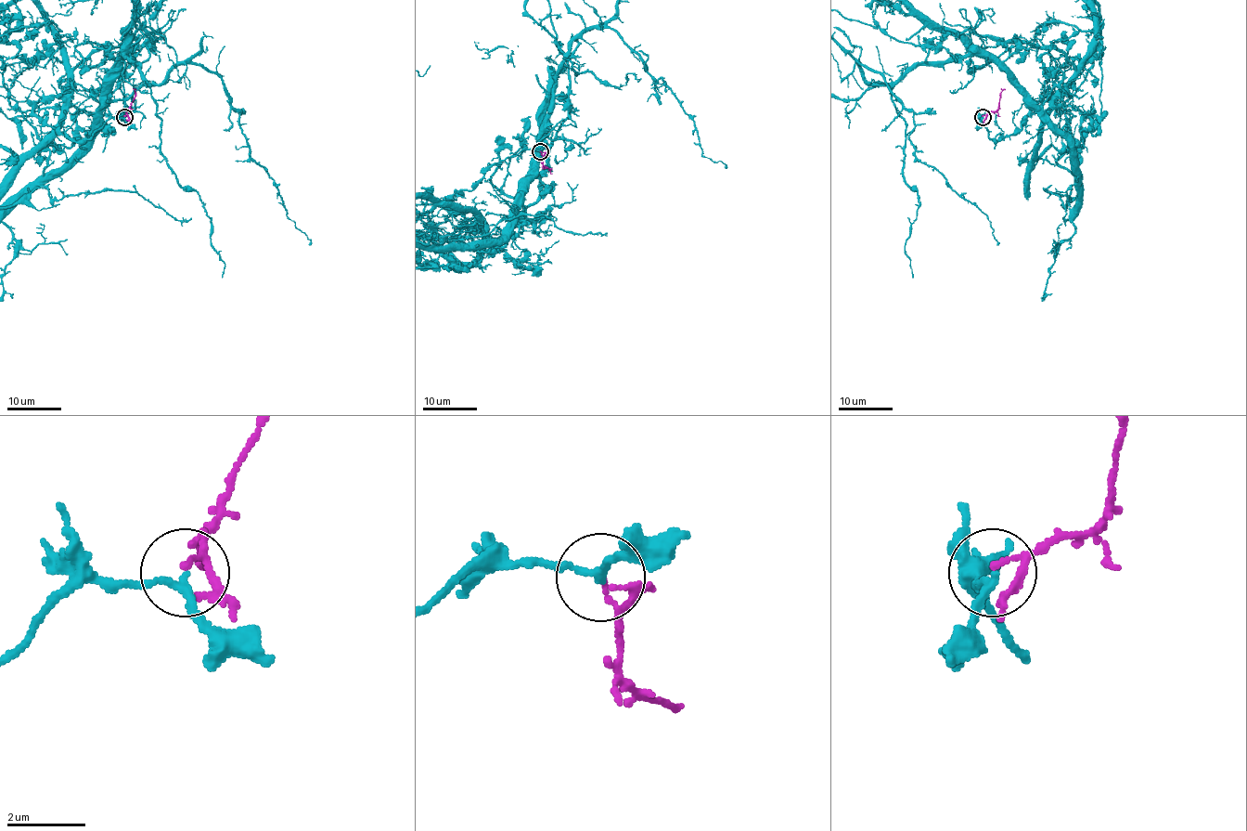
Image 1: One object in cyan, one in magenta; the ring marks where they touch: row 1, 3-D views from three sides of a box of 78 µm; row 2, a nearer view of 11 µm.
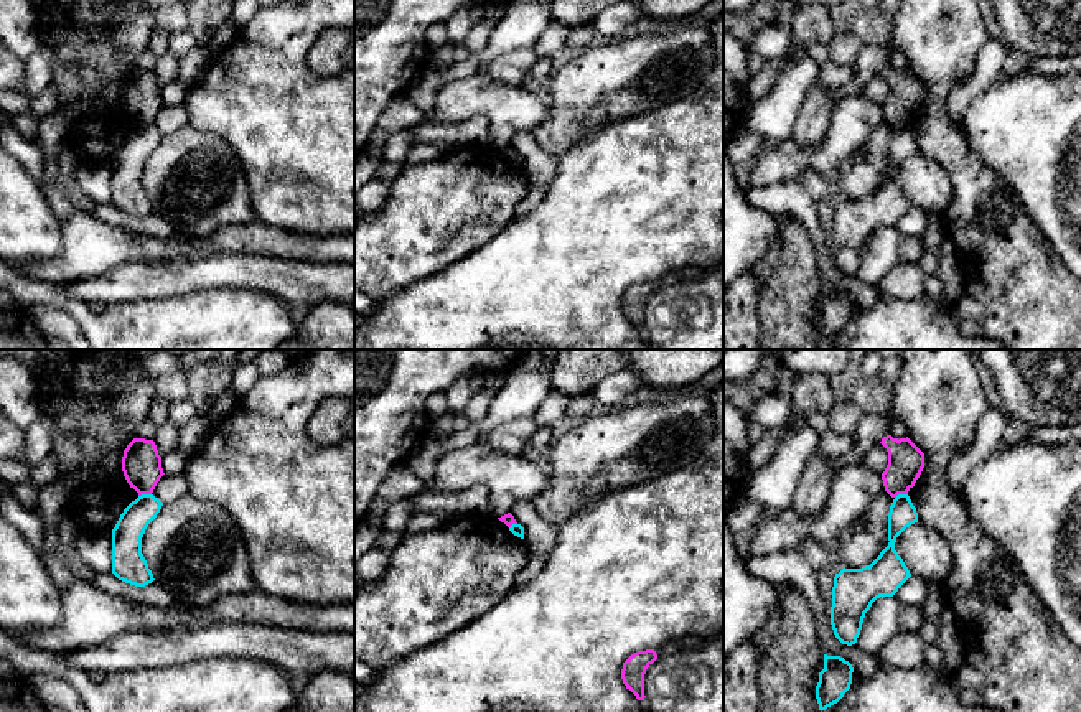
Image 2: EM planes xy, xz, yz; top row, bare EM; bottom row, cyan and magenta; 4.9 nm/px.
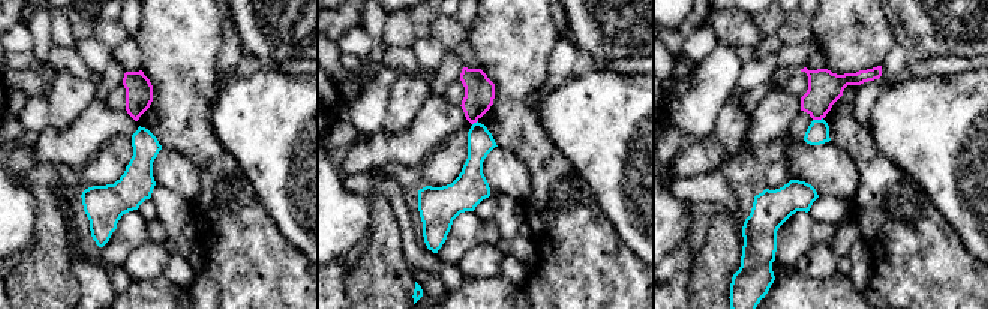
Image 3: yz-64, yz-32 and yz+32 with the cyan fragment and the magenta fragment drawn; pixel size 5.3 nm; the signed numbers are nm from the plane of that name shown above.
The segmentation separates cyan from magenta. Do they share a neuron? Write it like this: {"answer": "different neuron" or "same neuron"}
{"answer": "different neuron"}

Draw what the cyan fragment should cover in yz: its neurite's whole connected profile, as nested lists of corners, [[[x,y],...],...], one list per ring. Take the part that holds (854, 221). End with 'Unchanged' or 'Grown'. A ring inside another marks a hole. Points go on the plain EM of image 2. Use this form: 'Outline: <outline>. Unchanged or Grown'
Outline: [[[898,125],[888,143],[888,176],[862,199],[842,199],[834,208],[831,255],[835,269],[847,277],[857,274],[865,244],[880,227],[893,227],[911,208],[895,181],[896,168],[918,153],[918,143],[908,125]]]. Unchanged

